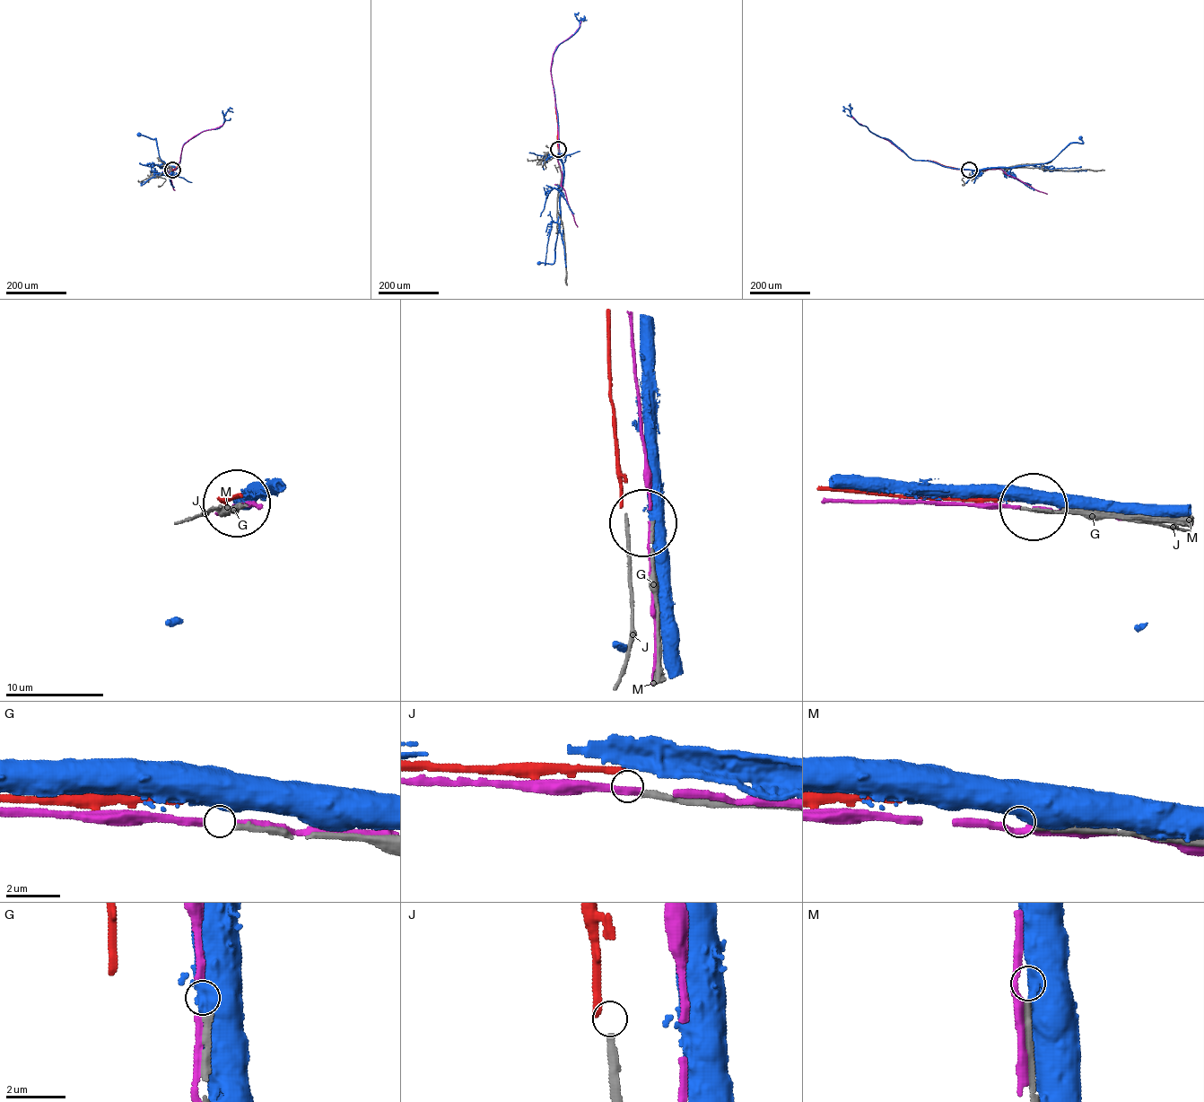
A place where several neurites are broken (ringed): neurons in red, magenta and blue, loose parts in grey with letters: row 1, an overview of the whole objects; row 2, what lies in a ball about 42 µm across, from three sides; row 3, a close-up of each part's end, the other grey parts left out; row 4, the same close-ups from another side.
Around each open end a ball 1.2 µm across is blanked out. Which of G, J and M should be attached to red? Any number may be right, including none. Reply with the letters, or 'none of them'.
none of them

